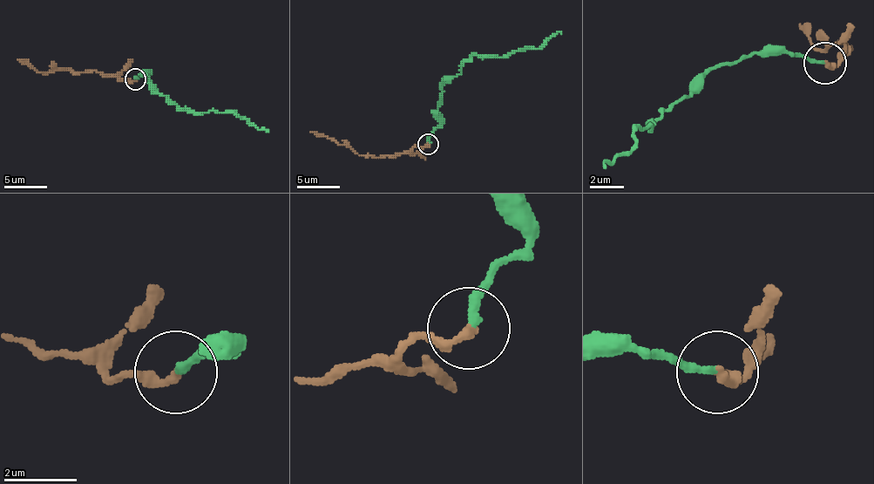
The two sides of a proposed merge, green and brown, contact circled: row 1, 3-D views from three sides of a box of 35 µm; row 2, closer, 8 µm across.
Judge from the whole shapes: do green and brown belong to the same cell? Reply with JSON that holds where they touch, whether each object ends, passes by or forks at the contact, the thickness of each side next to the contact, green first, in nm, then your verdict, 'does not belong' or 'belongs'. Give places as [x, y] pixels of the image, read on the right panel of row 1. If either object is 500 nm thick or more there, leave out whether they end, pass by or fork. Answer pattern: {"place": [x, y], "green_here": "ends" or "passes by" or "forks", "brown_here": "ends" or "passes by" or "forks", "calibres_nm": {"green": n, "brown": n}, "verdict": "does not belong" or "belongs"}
{"place": [825, 63], "green_here": "ends", "brown_here": "ends", "calibres_nm": {"green": 220, "brown": 260}, "verdict": "belongs"}

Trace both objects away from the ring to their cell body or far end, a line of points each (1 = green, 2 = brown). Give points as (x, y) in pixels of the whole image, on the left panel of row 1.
1: (134, 78), (147, 74), (149, 83), (181, 111), (236, 112), (260, 130), (268, 132)
2: (134, 78), (121, 80), (94, 70), (38, 72), (17, 59)

